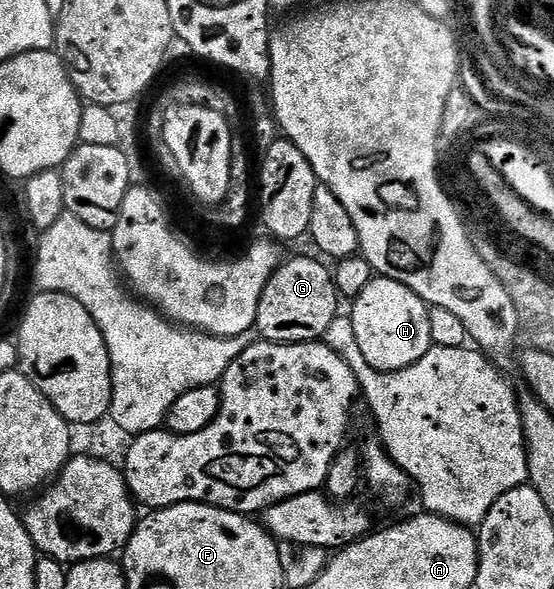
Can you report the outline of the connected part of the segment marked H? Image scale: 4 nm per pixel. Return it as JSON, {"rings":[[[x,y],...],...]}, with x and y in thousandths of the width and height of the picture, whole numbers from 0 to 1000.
{"rings":[[[653,433],[605,443],[601,469],[614,506],[648,504],[634,525],[630,548],[637,555],[637,569],[644,569],[644,589],[652,589],[652,603],[659,603],[659,616],[666,616],[681,630],[695,630],[697,633],[724,630],[731,623],[753,616],[753,610],[760,610],[760,603],[774,598],[780,589],[774,569],[774,535],[771,533],[774,520],[738,487],[700,470],[682,469],[675,453]]]}

